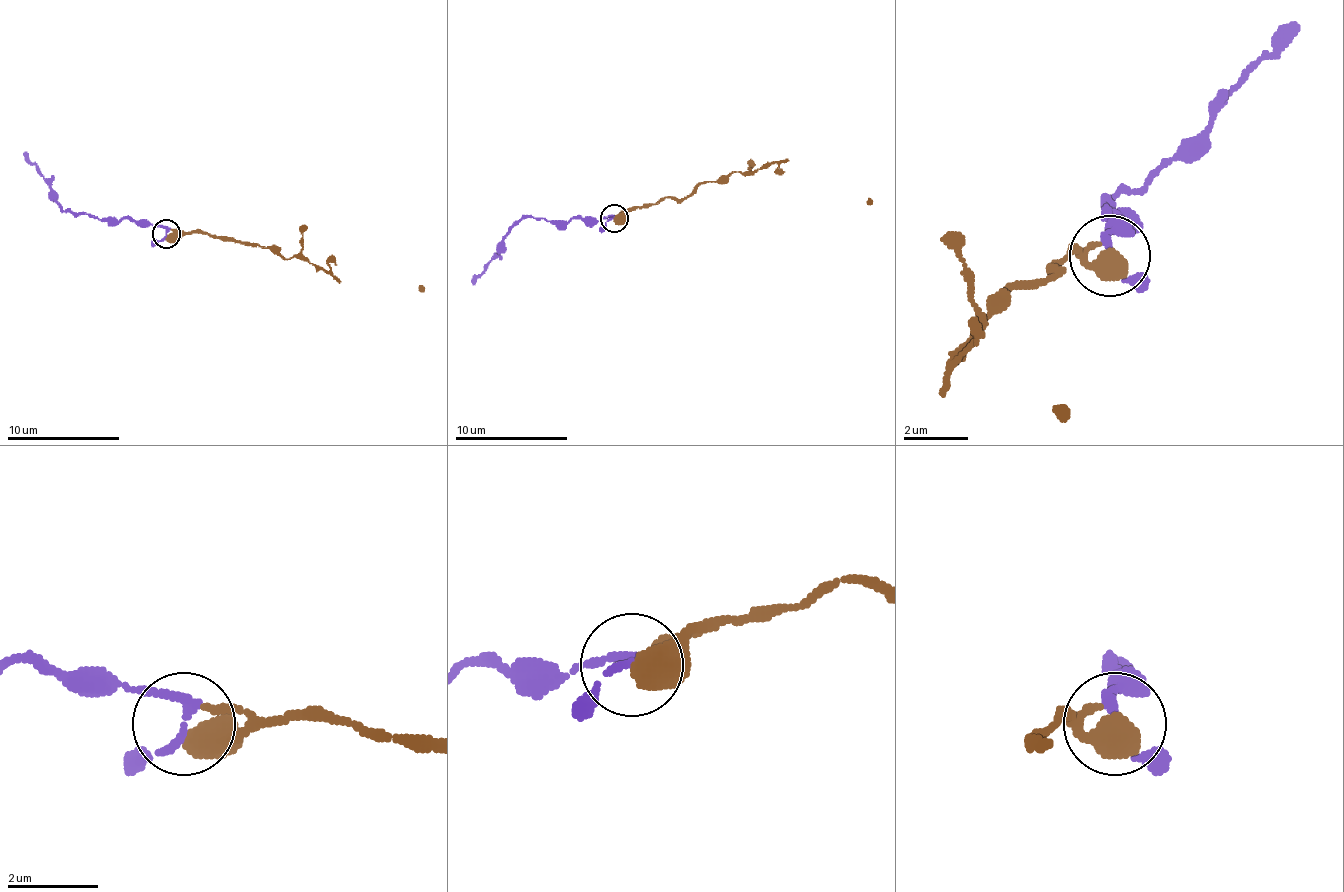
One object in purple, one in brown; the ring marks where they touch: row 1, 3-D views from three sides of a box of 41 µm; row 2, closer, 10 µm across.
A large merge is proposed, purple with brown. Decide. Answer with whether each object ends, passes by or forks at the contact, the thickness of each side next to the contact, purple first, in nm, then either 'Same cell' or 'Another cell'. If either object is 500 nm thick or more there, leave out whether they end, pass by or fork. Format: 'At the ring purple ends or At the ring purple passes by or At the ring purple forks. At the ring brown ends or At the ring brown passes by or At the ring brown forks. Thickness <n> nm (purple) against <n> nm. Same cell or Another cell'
At the ring purple passes by. At the ring brown passes by. Thickness 180 nm (purple) against 440 nm. Same cell

